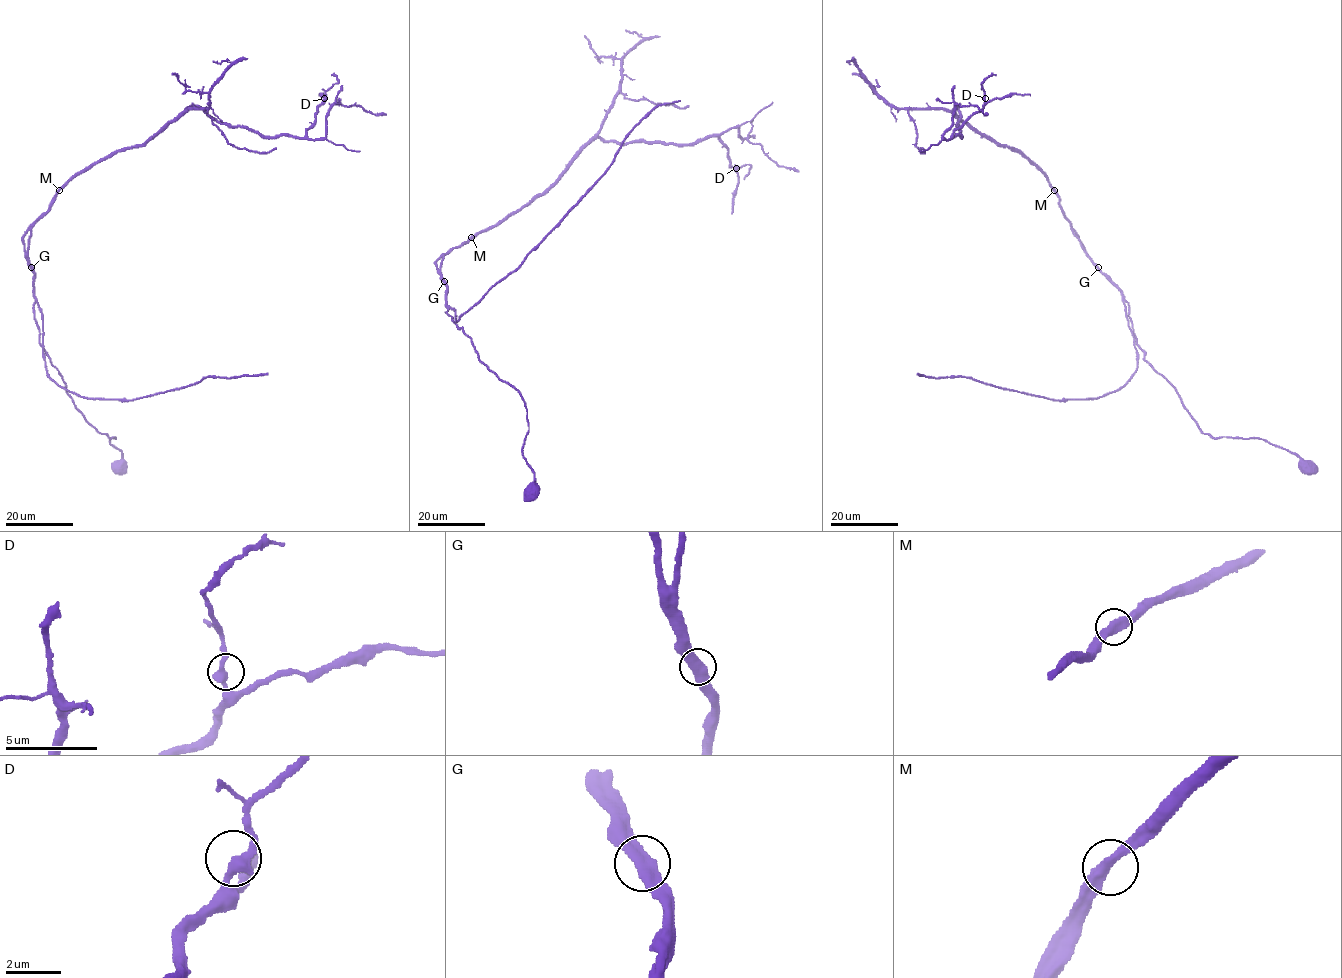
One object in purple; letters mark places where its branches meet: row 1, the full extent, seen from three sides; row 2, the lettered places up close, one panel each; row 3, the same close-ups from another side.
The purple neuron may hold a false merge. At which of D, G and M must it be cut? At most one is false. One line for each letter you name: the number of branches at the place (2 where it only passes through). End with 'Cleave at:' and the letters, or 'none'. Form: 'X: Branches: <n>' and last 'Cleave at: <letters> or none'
Cleave at: none

